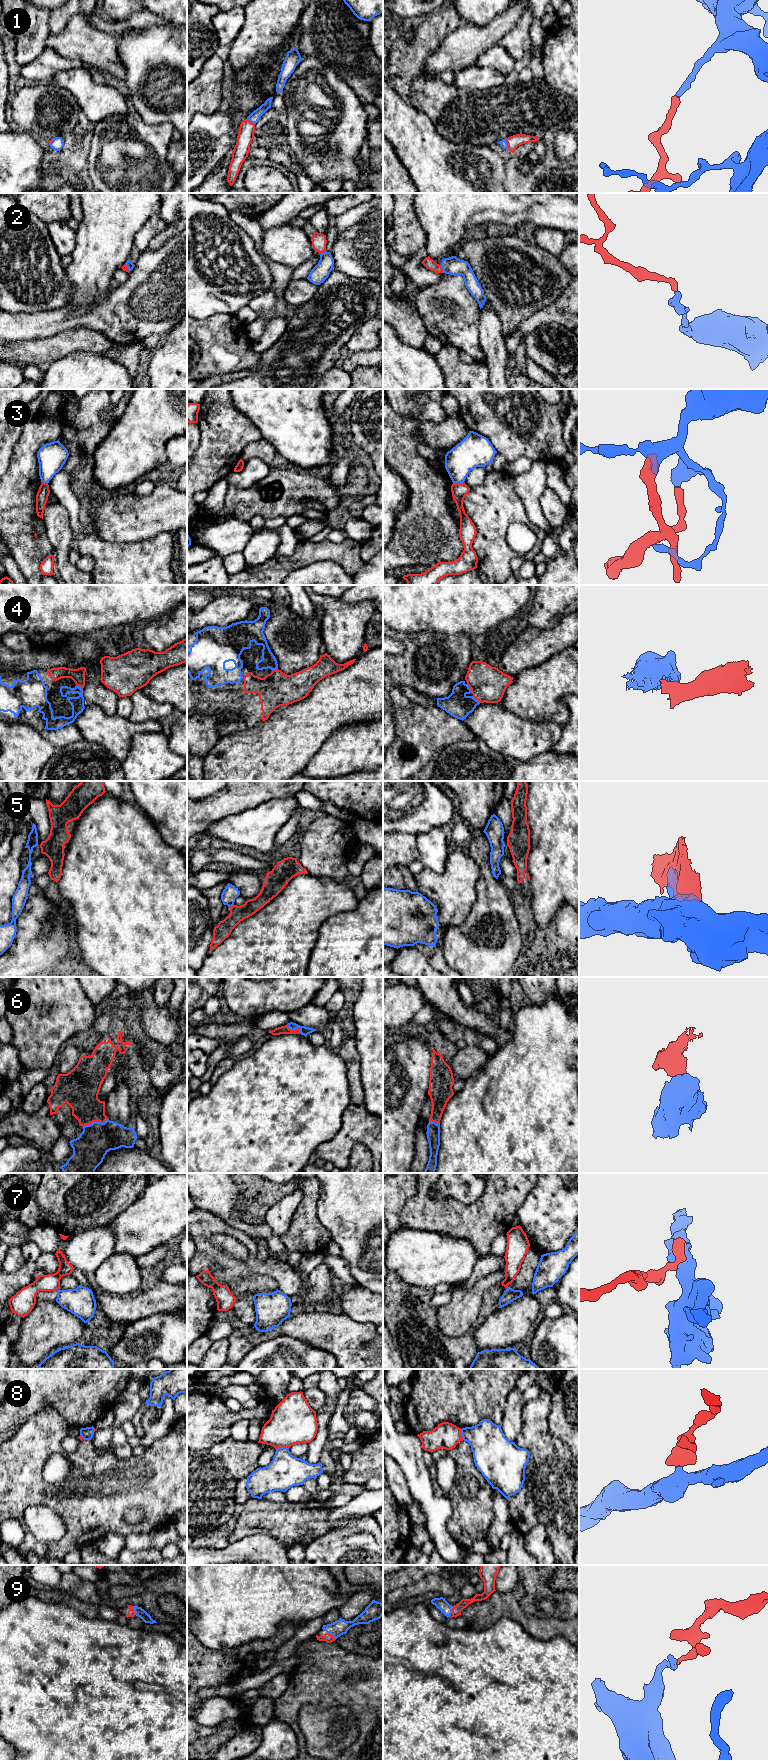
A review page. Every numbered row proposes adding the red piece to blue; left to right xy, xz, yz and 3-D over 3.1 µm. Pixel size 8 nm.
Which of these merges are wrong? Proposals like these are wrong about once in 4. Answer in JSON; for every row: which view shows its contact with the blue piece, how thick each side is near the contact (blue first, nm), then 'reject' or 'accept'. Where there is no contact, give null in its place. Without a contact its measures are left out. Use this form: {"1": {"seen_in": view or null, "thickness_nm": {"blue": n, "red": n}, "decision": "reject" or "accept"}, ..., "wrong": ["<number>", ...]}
{"1": {"seen_in": "yz", "thickness_nm": {"blue": 60, "red": 100}, "decision": "accept"}, "2": {"seen_in": "yz", "thickness_nm": {"blue": 140, "red": 90}, "decision": "accept"}, "3": {"seen_in": "yz", "thickness_nm": {"blue": 240, "red": 130}, "decision": "reject"}, "4": {"seen_in": "yz", "thickness_nm": {"blue": 200, "red": 280}, "decision": "accept"}, "5": {"seen_in": "xz", "thickness_nm": {"blue": 120, "red": 130}, "decision": "reject"}, "6": {"seen_in": "xy", "thickness_nm": {"blue": 280, "red": 260}, "decision": "accept"}, "7": {"seen_in": "xy", "thickness_nm": {"blue": 220, "red": 140}, "decision": "reject"}, "8": {"seen_in": "xz", "thickness_nm": {"blue": 280, "red": 360}, "decision": "reject"}, "9": {"seen_in": "xy", "thickness_nm": {"blue": 70, "red": 60}, "decision": "accept"}, "wrong": ["3", "5", "7", "8"]}

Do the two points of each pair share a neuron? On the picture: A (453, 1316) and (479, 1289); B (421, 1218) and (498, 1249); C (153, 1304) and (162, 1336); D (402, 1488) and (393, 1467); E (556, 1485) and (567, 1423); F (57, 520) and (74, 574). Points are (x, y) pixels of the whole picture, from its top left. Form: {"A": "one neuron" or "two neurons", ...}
{"A": "one neuron", "B": "two neurons", "C": "two neurons", "D": "one neuron", "E": "two neurons", "F": "one neuron"}

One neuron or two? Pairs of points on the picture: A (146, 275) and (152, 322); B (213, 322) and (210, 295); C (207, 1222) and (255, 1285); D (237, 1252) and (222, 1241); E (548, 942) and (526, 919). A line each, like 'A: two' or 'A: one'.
A: one
B: two
C: two
D: one
E: one

